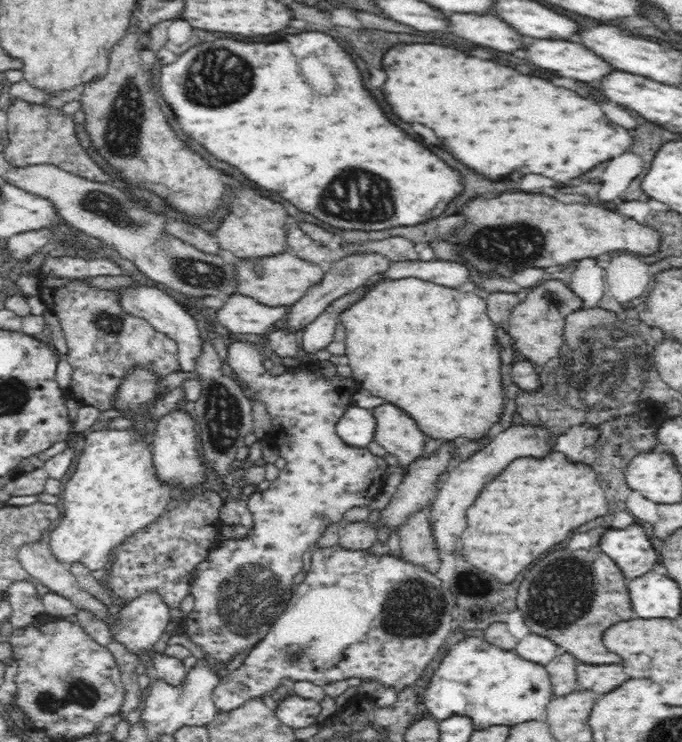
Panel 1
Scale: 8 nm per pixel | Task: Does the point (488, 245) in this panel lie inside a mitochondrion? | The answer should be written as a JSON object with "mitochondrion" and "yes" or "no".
{"mitochondrion":"yes"}

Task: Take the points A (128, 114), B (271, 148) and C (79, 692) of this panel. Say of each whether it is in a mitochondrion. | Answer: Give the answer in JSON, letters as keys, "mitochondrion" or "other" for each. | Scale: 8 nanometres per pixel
{"A":"mitochondrion","B":"other","C":"mitochondrion"}

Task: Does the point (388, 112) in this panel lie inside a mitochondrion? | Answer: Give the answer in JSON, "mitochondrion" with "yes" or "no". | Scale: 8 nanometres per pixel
{"mitochondrion":"no"}

